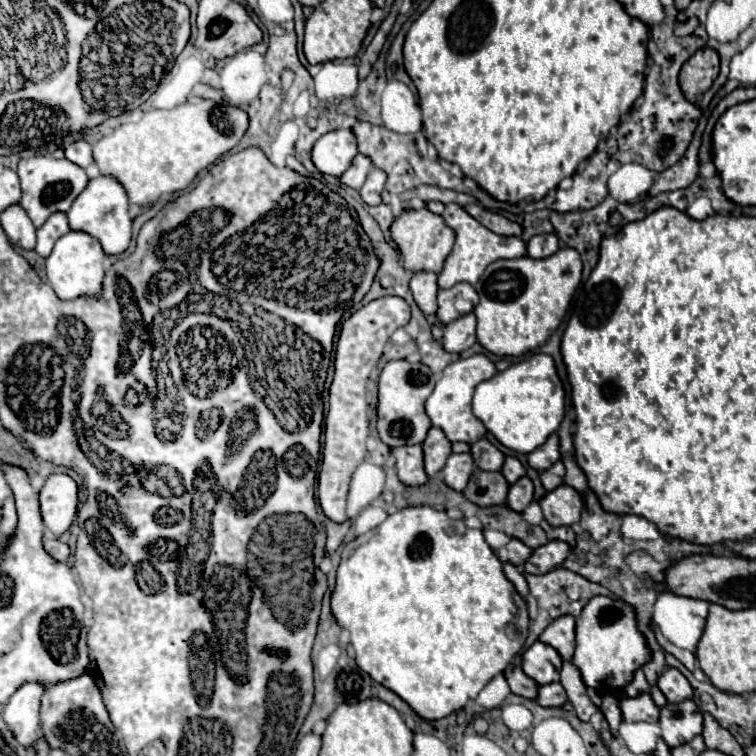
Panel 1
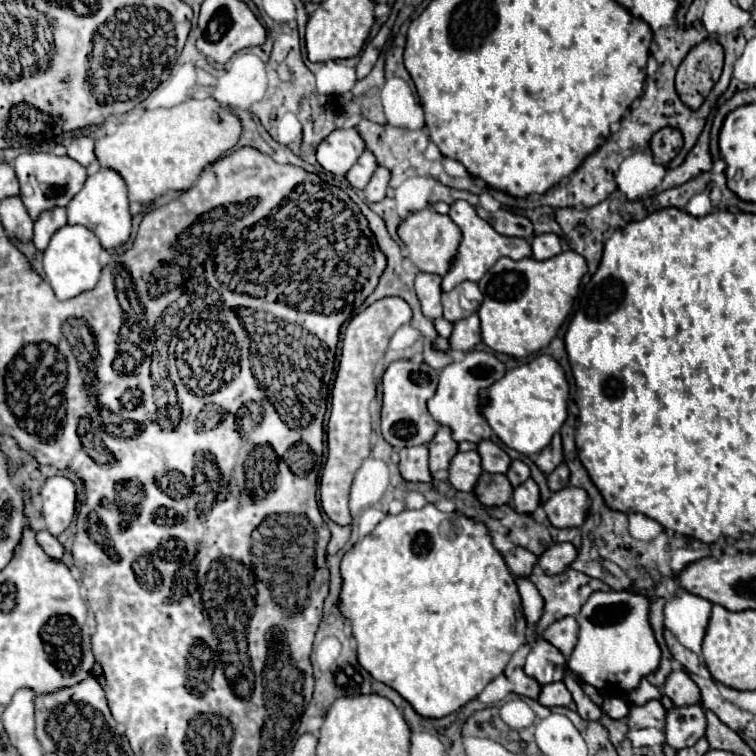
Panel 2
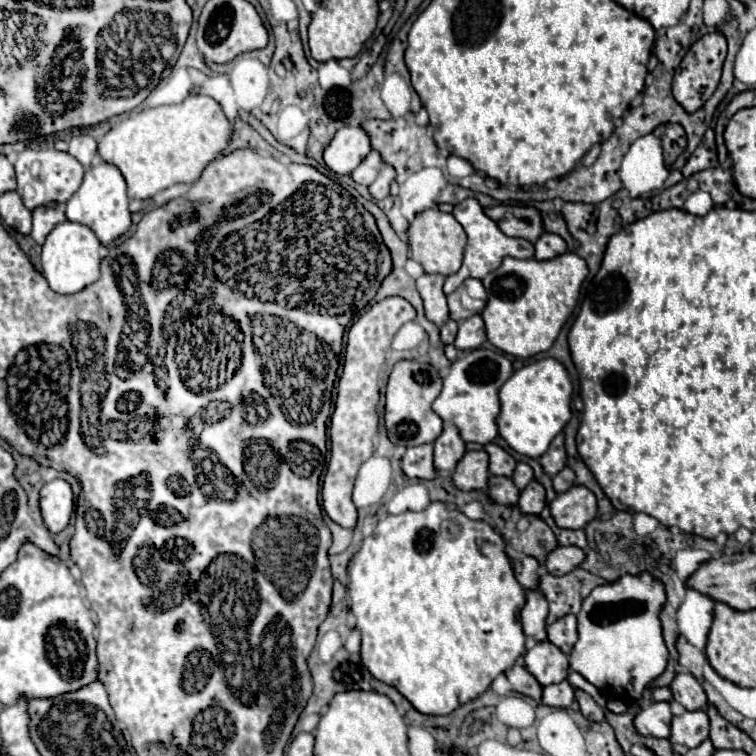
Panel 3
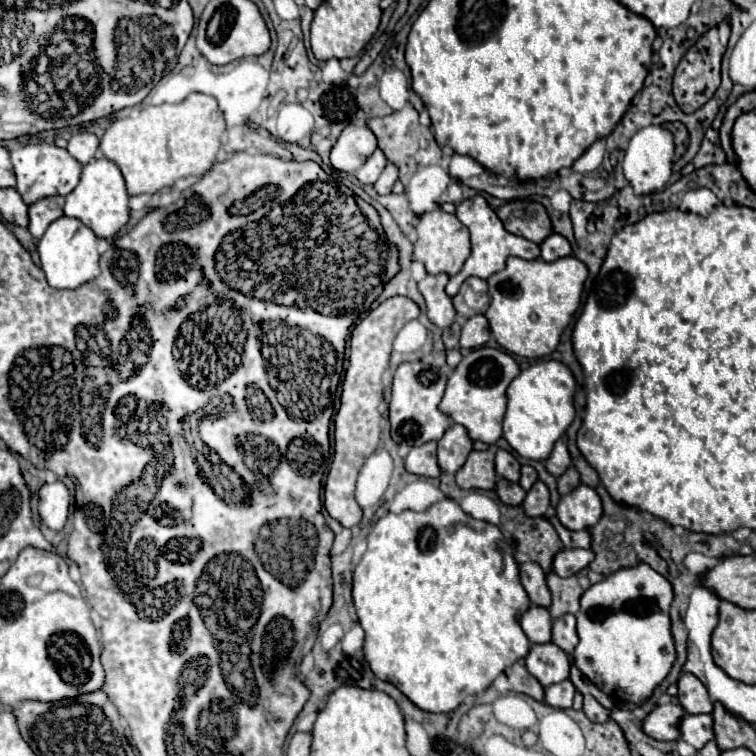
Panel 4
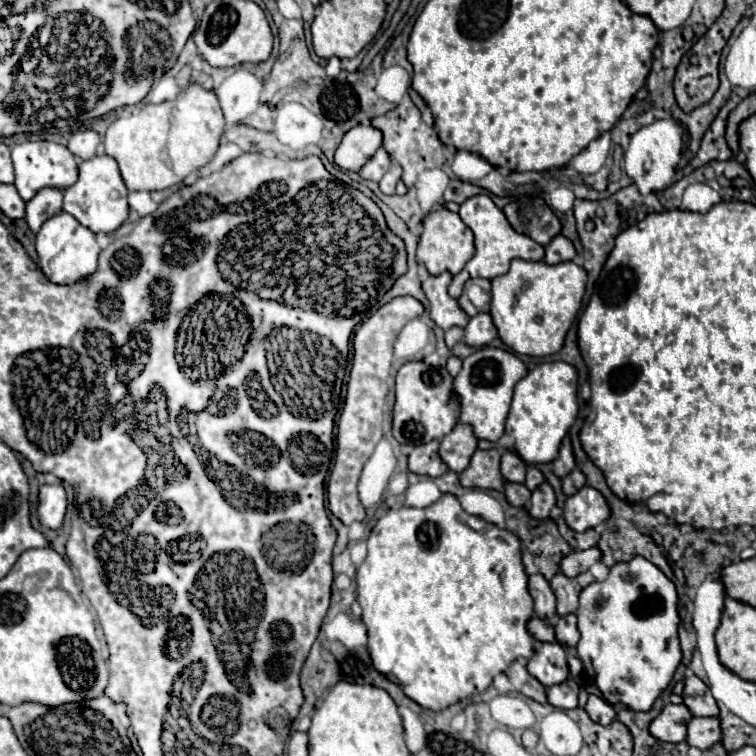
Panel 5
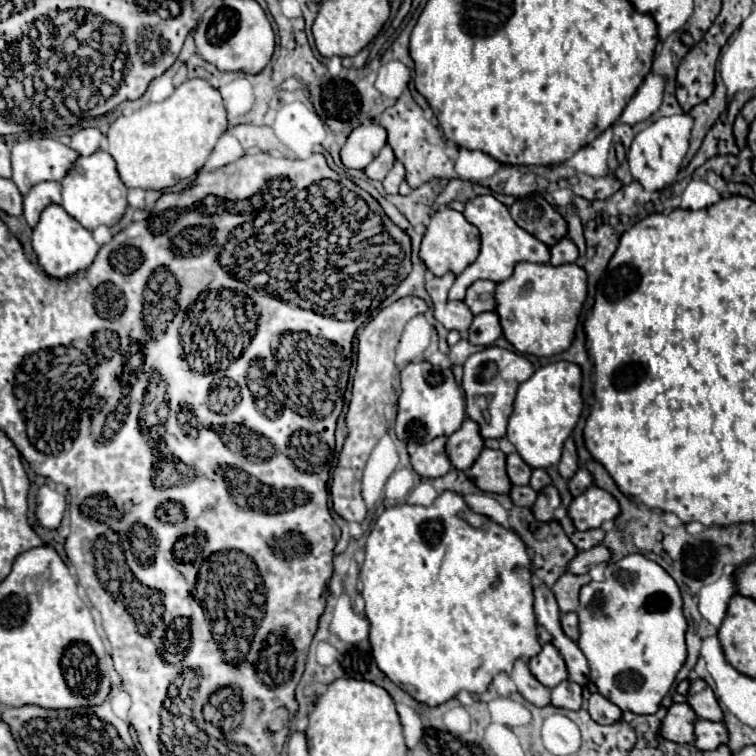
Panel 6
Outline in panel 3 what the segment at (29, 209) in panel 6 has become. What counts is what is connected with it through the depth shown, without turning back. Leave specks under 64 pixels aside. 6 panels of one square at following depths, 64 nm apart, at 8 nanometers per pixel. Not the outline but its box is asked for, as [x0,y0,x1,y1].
[30,204,66,244]

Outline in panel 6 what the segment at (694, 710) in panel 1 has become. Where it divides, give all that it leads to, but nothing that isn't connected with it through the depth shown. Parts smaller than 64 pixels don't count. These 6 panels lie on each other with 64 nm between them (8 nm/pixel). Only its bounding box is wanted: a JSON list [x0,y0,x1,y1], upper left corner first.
[694,720,728,750]

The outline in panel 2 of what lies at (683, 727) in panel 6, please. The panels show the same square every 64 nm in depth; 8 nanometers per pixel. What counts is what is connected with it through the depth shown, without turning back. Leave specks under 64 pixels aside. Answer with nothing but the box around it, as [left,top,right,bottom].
[630,700,668,730]

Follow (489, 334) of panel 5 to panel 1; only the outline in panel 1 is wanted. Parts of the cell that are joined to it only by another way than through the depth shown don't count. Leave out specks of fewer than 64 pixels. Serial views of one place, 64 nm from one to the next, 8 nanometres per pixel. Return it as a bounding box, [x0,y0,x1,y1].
[442,312,476,352]

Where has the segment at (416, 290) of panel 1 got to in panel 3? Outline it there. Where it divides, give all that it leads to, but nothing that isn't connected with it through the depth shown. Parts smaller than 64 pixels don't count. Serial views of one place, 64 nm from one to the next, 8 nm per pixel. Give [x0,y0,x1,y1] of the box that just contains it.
[416,274,450,326]

